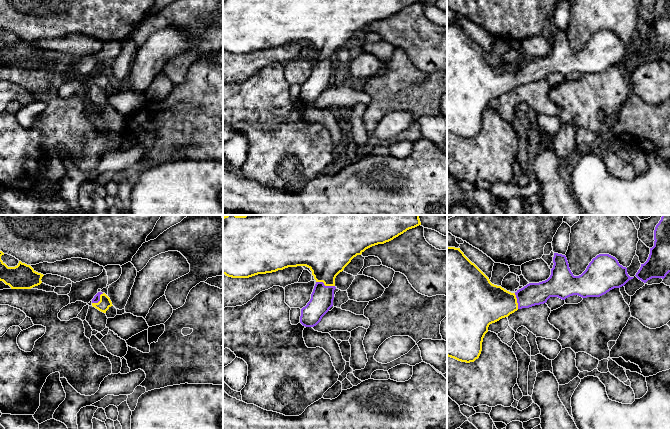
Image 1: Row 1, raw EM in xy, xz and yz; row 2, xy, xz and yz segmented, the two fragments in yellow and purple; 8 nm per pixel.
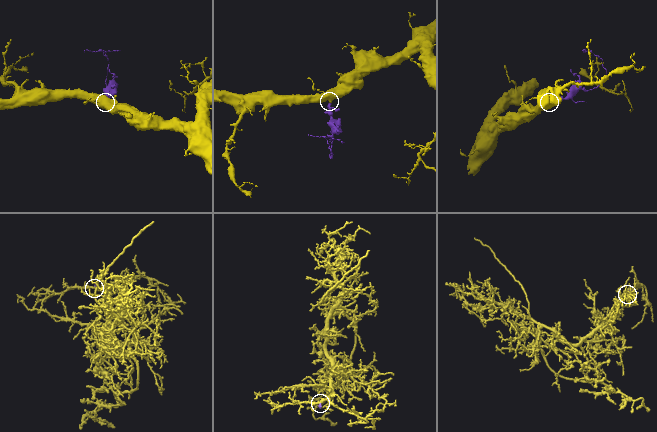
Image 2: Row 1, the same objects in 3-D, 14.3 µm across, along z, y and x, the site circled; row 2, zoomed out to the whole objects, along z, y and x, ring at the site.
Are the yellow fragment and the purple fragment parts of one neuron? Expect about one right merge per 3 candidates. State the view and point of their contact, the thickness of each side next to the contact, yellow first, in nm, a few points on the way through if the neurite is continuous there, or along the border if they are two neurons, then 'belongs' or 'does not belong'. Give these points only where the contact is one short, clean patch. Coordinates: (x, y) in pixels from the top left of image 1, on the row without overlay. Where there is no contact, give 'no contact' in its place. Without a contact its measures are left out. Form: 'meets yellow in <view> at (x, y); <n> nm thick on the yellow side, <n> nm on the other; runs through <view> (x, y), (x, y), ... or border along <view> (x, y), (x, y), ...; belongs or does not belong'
meets yellow in xz at (325, 61); 360 nm thick on the yellow side, 180 nm on the other; runs through xz (326, 30), (325, 61), (322, 73); belongs

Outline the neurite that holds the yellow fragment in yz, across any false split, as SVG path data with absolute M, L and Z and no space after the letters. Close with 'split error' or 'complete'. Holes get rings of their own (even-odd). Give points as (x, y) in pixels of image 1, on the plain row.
M447 23L447 132L461 138L474 138L482 127L482 118L490 100L508 93L518 85L544 80L550 73L562 76L578 71L582 74L600 73L614 64L624 62L630 53L627 44L609 30L599 30L579 52L574 52L565 31L554 29L550 53L539 59L529 59L511 69L494 61L472 39L460 24Z; split error

